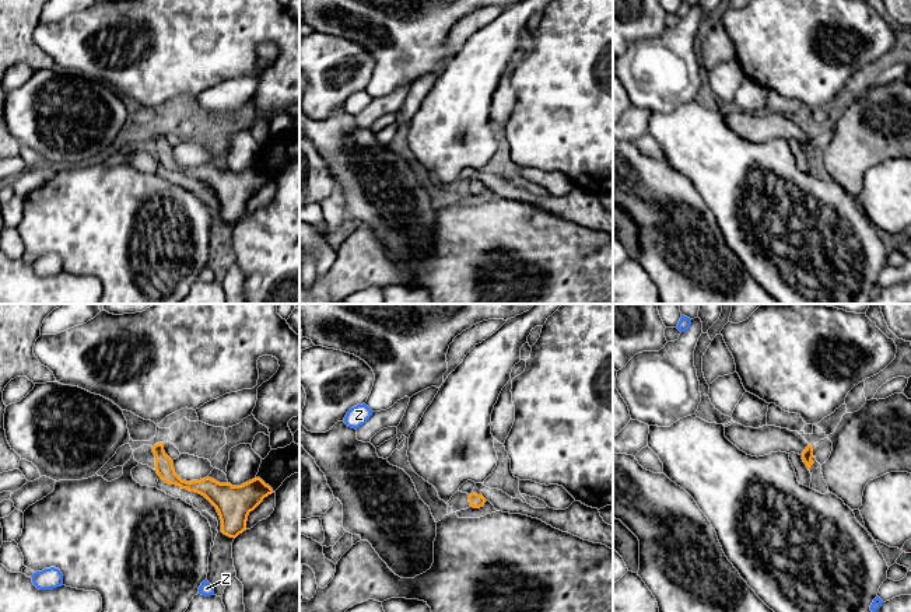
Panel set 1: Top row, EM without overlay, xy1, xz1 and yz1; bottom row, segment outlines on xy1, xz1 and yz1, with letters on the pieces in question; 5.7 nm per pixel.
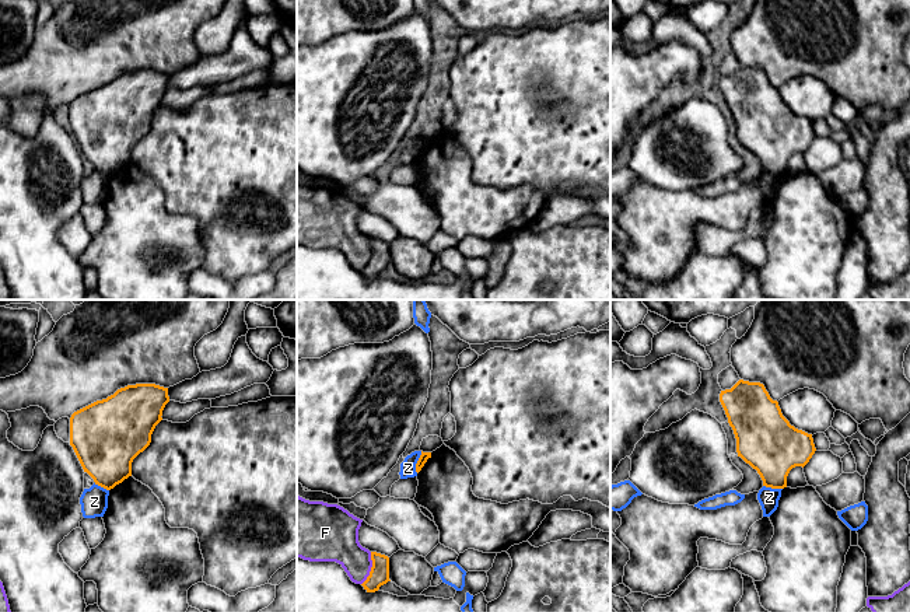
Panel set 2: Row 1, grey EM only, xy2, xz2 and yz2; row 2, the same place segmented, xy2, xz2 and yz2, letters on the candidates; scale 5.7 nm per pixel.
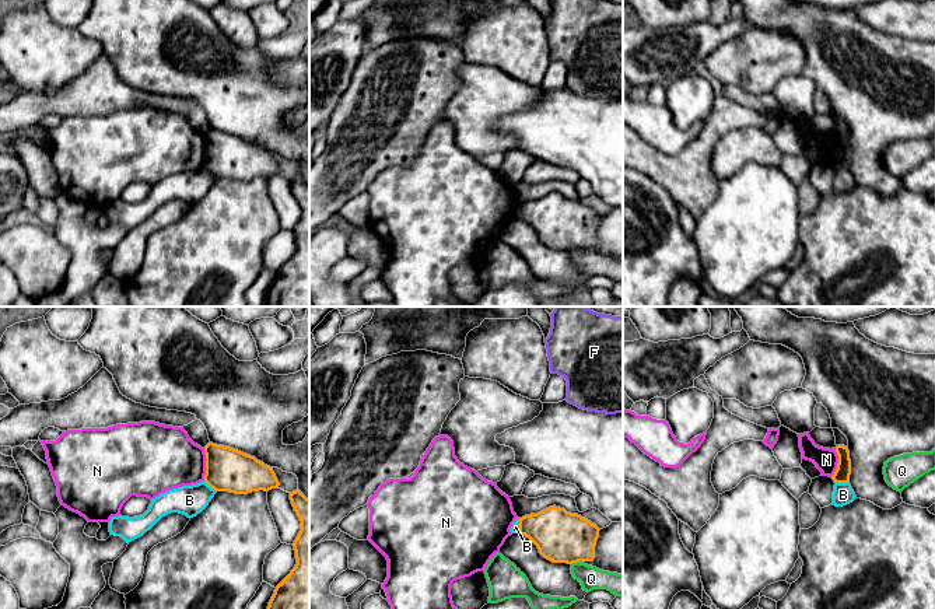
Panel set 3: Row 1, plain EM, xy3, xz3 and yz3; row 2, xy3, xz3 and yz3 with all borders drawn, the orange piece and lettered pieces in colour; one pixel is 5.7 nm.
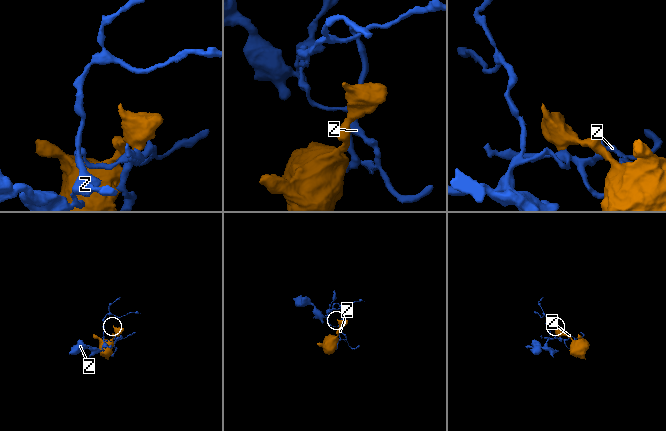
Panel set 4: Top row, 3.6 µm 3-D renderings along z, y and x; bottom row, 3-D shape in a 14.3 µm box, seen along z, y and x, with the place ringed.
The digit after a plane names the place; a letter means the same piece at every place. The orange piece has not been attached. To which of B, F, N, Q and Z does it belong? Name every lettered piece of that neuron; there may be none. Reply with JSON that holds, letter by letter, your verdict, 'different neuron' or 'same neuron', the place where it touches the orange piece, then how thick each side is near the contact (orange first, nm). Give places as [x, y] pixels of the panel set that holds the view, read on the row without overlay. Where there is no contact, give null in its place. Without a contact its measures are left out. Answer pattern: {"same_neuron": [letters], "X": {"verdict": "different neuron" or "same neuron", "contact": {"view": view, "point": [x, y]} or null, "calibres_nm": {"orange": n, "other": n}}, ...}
{"same_neuron": [], "B": {"verdict": "different neuron", "contact": {"view": "yz3", "point": [843, 168]}, "calibres_nm": {"orange": 90, "other": 120}}, "F": {"verdict": "different neuron", "contact": {"view": "xz2", "point": [371, 255]}, "calibres_nm": {"orange": 110, "other": 240}}, "N": {"verdict": "different neuron", "contact": {"view": "xy3", "point": [206, 150]}, "calibres_nm": {"orange": 260, "other": 360}}, "Q": {"verdict": "different neuron", "contact": {"view": "xz3", "point": [575, 248]}, "calibres_nm": {"orange": 300, "other": 130}}, "Z": {"verdict": "different neuron", "contact": {"view": "xz2", "point": [417, 149]}, "calibres_nm": {"orange": 50, "other": 100}}}

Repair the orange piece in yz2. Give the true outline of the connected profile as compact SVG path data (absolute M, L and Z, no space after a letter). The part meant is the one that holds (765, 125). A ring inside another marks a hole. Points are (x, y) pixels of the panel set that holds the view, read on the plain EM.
M739 66L731 76L721 77L720 88L736 125L736 139L757 157L763 172L787 174L787 162L795 153L805 153L816 134L812 120L795 115L783 102L777 87L773 87L760 69Z

